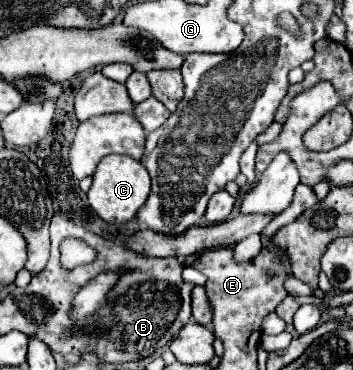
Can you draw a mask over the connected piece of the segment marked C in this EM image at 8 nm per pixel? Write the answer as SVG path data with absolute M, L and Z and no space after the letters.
M108 155L98 163L94 183L88 191L90 207L108 223L126 223L136 217L138 209L146 203L150 193L150 175L144 165L126 155Z

